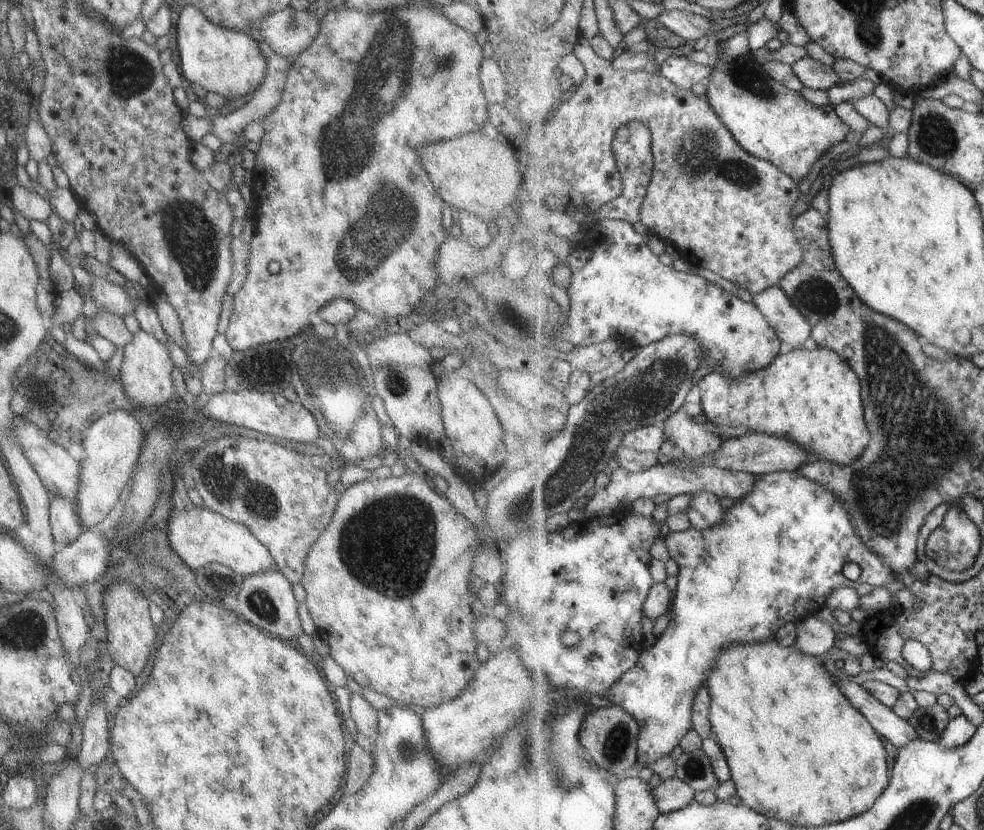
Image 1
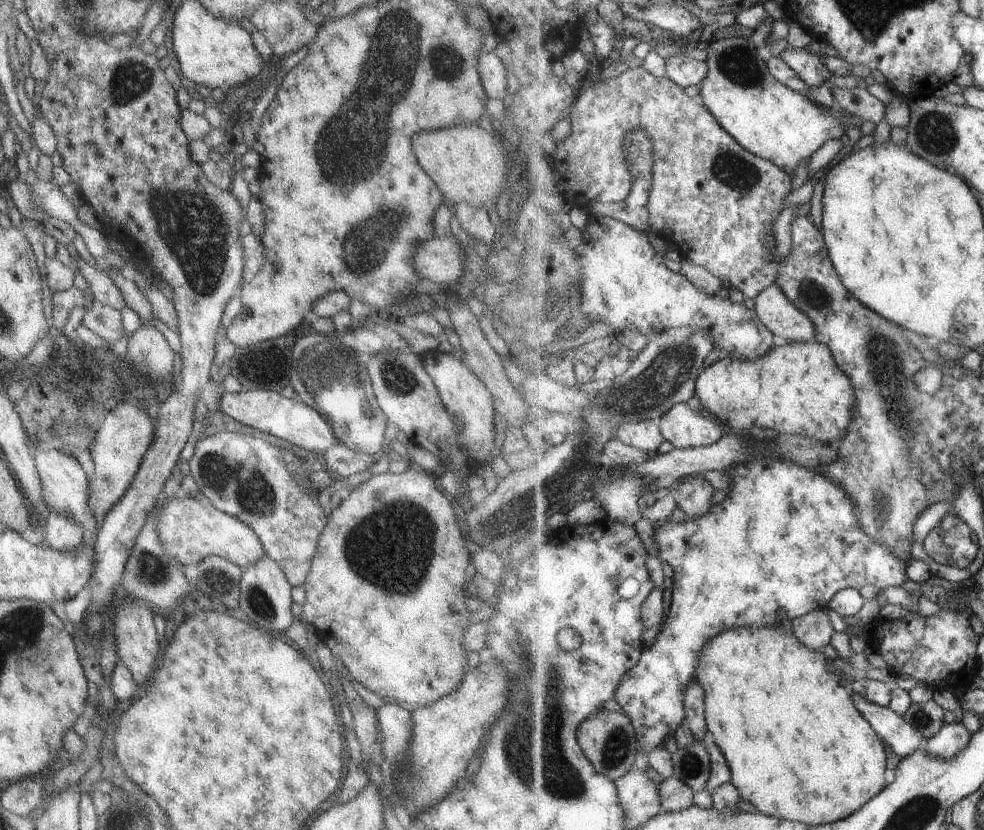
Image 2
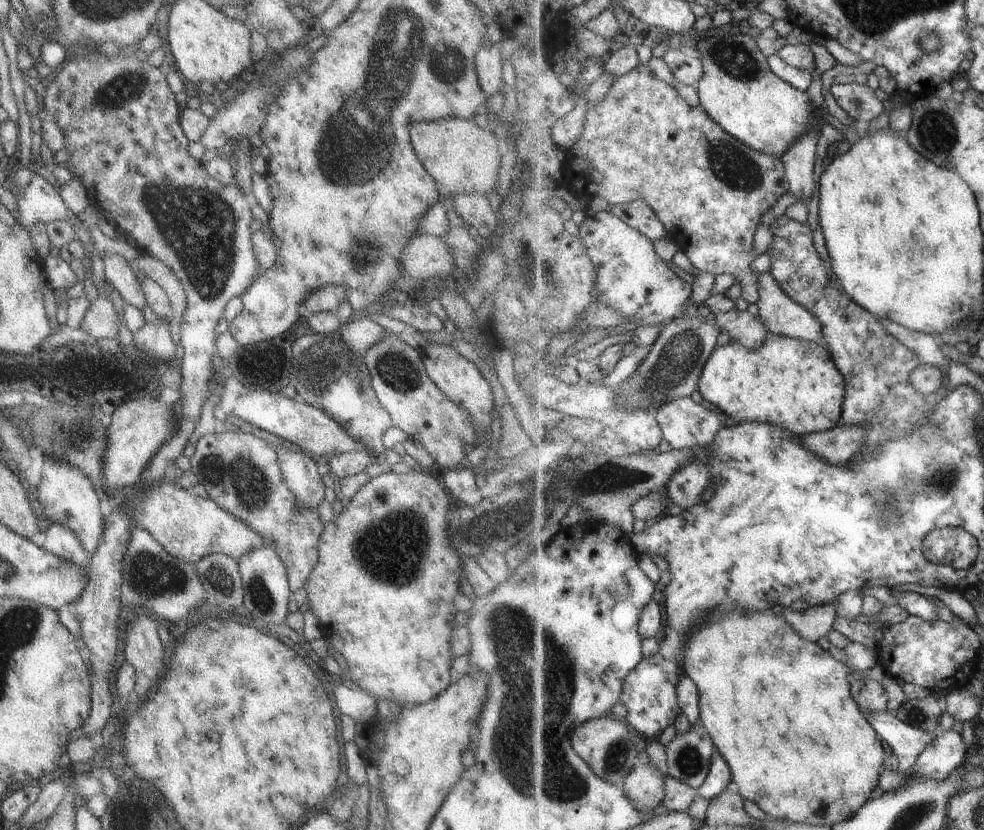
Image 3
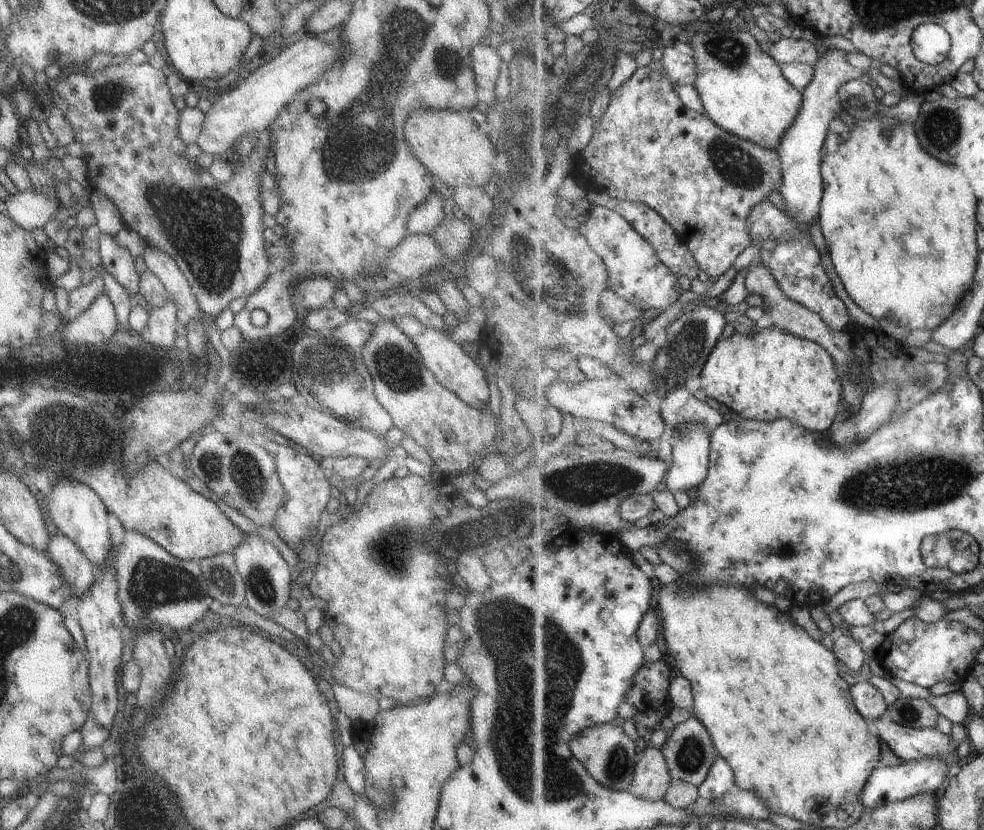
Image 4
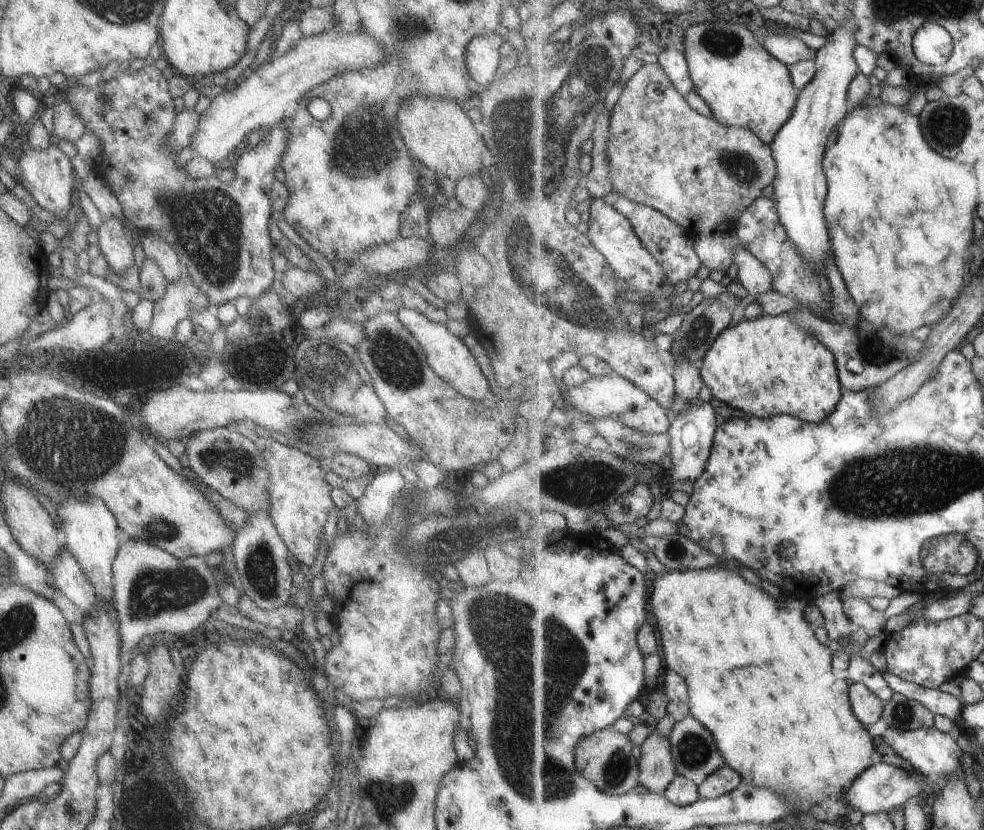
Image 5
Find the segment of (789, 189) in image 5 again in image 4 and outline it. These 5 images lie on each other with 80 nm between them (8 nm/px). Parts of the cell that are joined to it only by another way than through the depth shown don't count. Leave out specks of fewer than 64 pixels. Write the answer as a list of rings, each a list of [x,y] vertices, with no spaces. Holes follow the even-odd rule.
[[[827,50],[825,57],[821,58],[813,68],[811,84],[802,91],[804,99],[799,116],[784,134],[779,148],[775,150],[782,160],[783,186],[780,194],[783,195],[793,223],[804,233],[808,233],[807,224],[811,224],[821,211],[826,188],[822,175],[821,150],[825,146],[829,126],[833,118],[837,117],[837,110],[841,108],[842,86],[849,80],[861,78],[863,73],[865,72],[861,68],[853,67],[845,60],[842,50]]]

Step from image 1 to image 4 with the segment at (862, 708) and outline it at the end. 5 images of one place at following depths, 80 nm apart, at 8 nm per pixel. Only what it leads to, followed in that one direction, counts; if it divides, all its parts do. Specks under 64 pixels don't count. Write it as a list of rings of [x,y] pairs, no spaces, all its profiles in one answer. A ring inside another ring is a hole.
[[[892,718],[871,719],[877,737],[892,749],[899,758],[906,761],[919,760],[920,757],[941,755],[957,751],[957,744],[950,736],[935,729],[916,729],[895,722]]]

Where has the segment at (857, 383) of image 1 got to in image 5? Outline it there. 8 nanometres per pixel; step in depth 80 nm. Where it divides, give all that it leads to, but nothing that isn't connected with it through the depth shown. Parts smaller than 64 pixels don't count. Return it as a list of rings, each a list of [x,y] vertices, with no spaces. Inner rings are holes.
[[[788,312],[751,321],[742,318],[736,327],[726,328],[707,351],[700,373],[713,397],[760,419],[791,415],[820,425],[845,393],[835,353],[799,328]]]

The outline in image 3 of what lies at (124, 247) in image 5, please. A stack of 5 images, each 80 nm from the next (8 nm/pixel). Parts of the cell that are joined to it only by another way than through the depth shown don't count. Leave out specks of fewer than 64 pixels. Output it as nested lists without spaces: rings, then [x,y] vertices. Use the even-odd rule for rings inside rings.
[[[119,255],[101,258],[105,282],[117,290],[125,305],[133,305],[146,313],[146,302],[140,291],[140,283],[135,278],[135,272],[126,263],[127,261]]]

